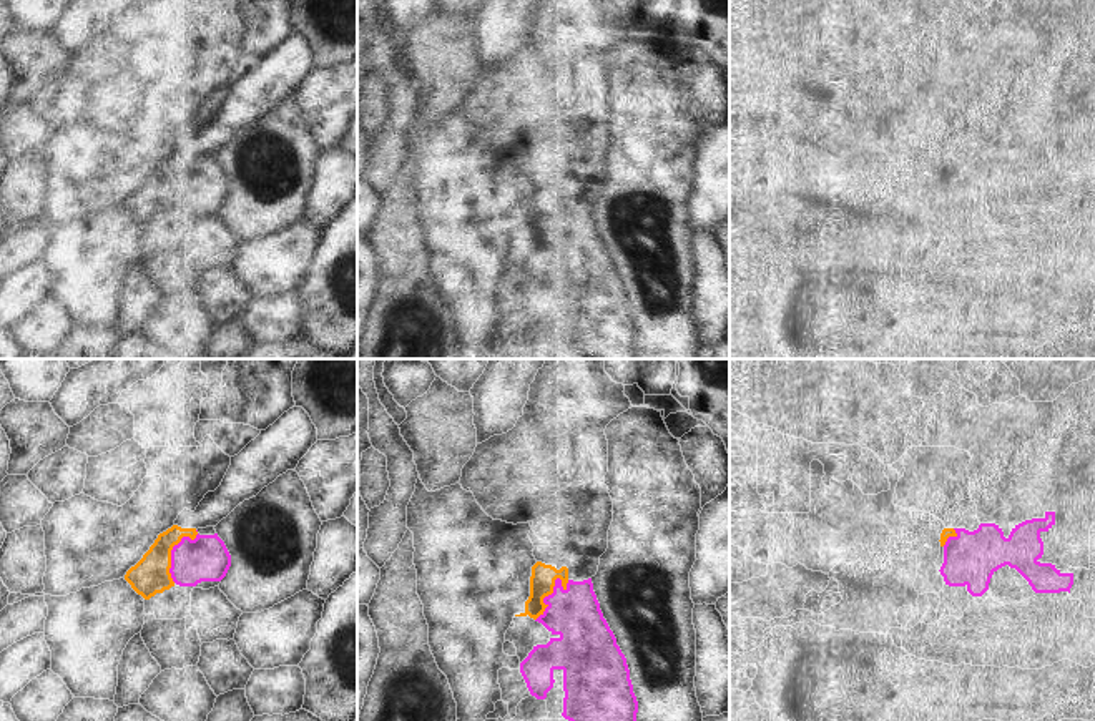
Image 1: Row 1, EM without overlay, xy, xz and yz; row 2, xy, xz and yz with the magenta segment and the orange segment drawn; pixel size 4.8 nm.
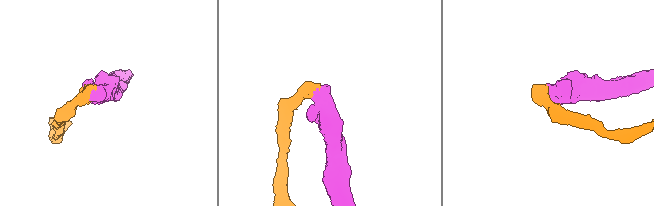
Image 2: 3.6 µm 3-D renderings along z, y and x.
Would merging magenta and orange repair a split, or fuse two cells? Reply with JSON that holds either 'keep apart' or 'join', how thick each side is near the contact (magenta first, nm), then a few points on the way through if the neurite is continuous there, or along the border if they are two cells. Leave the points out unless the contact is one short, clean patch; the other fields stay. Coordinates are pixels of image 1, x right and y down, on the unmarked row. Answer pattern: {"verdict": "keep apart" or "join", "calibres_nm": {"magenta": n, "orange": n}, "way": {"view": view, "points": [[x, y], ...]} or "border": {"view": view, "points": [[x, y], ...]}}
{"verdict": "keep apart", "calibres_nm": {"magenta": 260, "orange": 120}, "border": {"view": "xz", "points": [[569, 208], [564, 215], [555, 208], [535, 248]]}}

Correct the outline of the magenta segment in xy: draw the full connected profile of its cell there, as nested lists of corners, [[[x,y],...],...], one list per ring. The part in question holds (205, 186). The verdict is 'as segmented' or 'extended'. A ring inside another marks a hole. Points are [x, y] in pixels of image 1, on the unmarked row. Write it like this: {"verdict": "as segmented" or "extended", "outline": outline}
{"verdict": "extended", "outline": [[[214,154],[198,156],[194,168],[183,164],[171,178],[171,206],[179,214],[219,214],[231,194],[231,183]]]}

